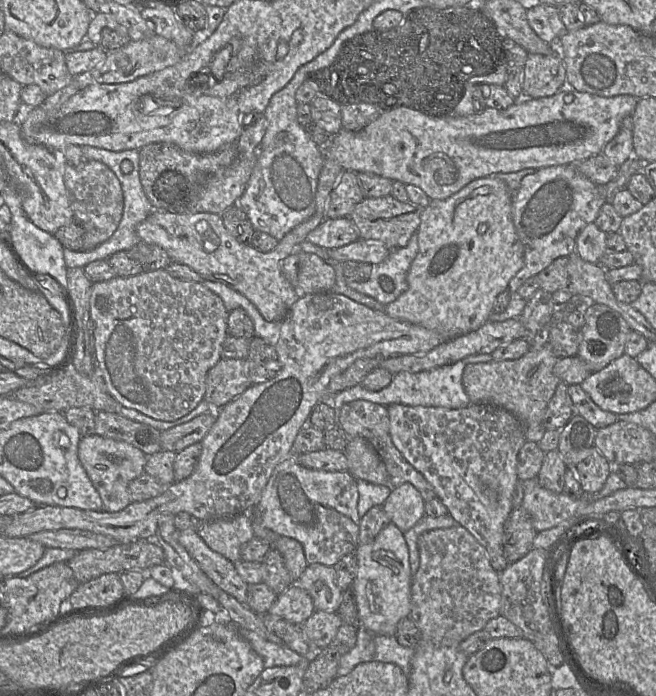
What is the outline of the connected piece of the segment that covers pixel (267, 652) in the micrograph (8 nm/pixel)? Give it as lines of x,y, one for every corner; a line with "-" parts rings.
234,627
239,635
263,659
265,668
294,666
304,659
302,655
290,649
283,642
269,641
252,630

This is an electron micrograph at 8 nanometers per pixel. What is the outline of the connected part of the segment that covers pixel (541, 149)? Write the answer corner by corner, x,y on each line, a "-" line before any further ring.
565,82
561,87
561,90
552,96
542,98
518,97
515,98
515,103
506,109
498,110
487,107
482,112
469,116
428,116
420,111
403,106
383,112
376,120
360,131
349,131
342,129
339,133
330,138
330,142
325,147
321,148
323,150
324,158
333,158
337,160
345,171
370,173
388,178
392,181
400,181
405,185
415,185
421,188
428,195
430,200
441,200
457,193
473,180
486,177
491,174
518,172
526,168
540,169
549,166
576,164
580,161
602,153
607,143
618,133
623,119
627,116
632,116
638,99
639,98
637,97
625,94
613,97
602,97
586,92
579,92

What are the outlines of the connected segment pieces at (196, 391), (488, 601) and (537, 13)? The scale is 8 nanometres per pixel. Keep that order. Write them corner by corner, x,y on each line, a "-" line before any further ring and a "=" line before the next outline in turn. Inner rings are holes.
158,269
94,283
89,304
99,374
117,402
153,419
171,422
204,400
207,374
222,358
222,345
228,336
229,311
219,296
202,283
174,278
165,269
=
460,524
423,532
417,544
420,565
412,578
410,617
424,640
436,646
458,647
469,635
484,629
489,620
501,614
499,573
490,564
486,549
=
538,4
526,12
533,31
546,43
554,45
555,39
566,32
557,7

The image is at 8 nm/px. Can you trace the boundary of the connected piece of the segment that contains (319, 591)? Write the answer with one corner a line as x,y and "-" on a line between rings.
308,564
294,583
311,596
315,611
337,612
343,592
336,584
336,572
333,566

